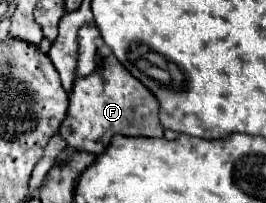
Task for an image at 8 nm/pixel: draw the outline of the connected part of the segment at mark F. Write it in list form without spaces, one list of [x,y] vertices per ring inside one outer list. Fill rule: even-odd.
[[[108,56],[92,74],[78,76],[74,80],[70,108],[64,122],[60,124],[58,134],[66,142],[66,148],[90,154],[100,154],[114,134],[160,138],[164,136],[164,126],[160,122],[160,102],[138,78],[120,66],[116,56]]]

